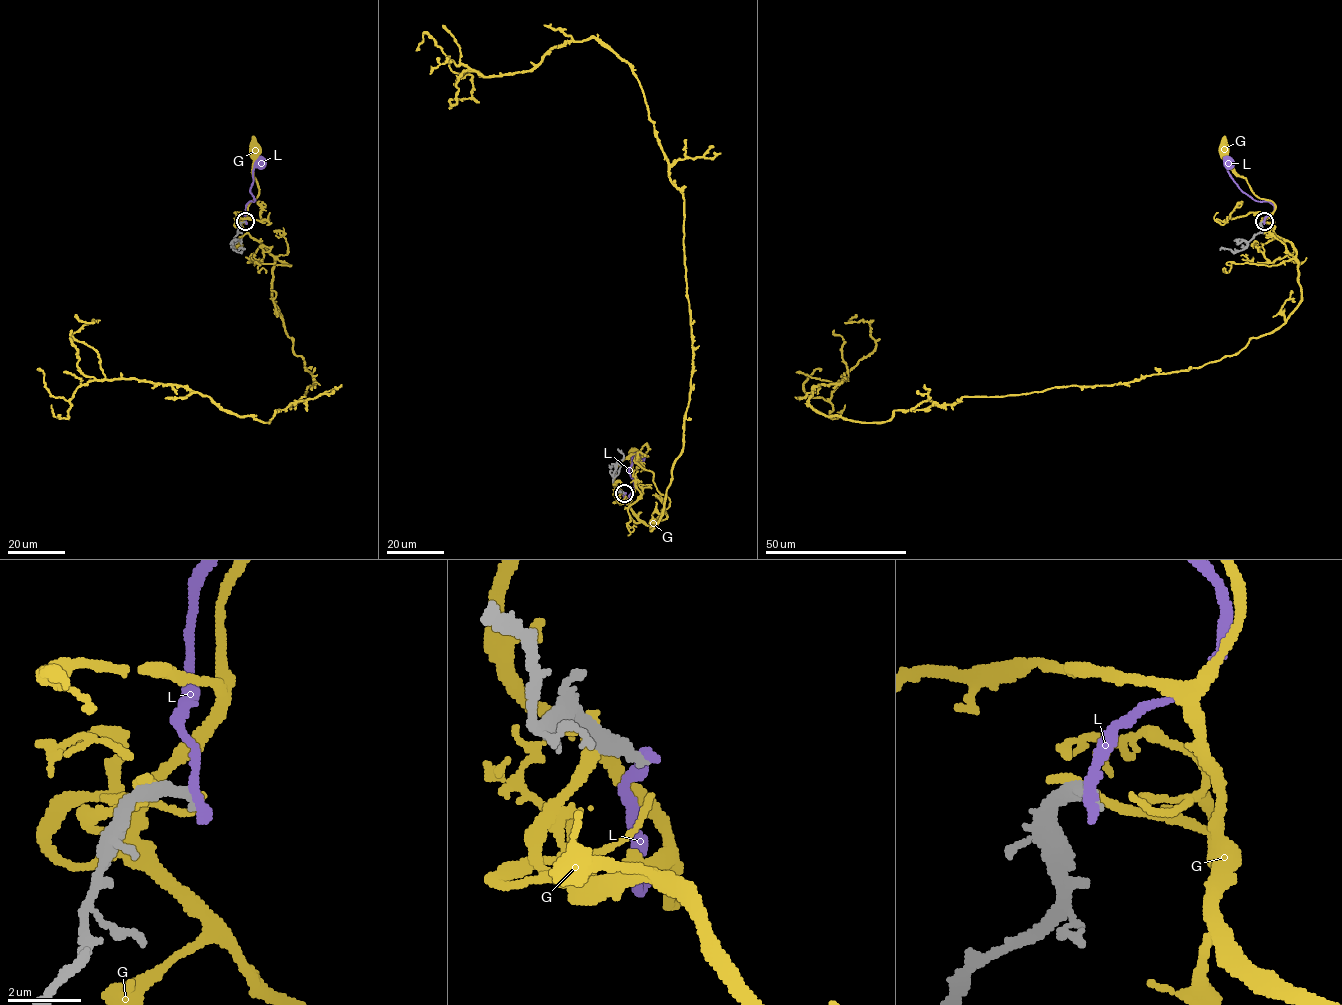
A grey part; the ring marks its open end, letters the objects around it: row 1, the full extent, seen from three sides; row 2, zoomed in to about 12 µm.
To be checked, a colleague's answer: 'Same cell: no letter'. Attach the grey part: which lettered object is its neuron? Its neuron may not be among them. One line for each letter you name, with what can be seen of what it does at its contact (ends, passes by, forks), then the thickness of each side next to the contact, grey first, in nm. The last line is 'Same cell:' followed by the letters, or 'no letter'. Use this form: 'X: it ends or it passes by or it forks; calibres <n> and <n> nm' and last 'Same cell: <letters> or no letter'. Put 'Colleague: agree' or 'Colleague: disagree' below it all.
Same cell: no letter
Colleague: agree

